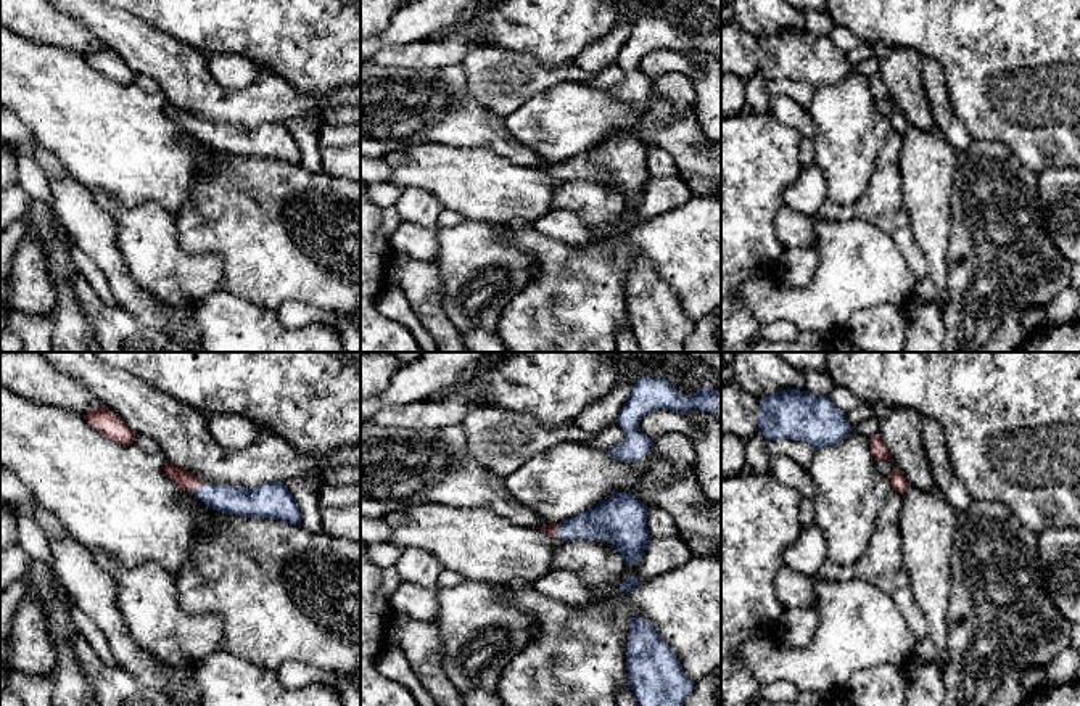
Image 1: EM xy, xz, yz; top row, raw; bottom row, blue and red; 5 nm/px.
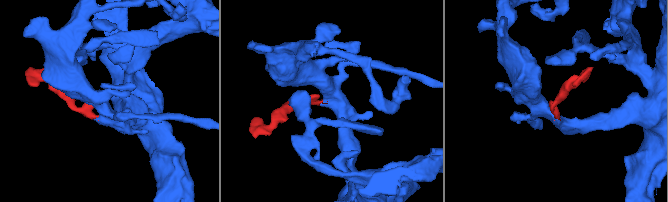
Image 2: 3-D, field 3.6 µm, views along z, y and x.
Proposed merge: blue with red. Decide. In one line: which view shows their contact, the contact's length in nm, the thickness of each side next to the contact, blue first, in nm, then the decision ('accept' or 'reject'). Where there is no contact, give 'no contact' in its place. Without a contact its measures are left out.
xz | 90 nm | 180/60 nm | accept

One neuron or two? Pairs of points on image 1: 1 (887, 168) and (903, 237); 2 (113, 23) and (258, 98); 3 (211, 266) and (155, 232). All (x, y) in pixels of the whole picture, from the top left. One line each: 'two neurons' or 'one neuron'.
1: one neuron
2: one neuron
3: one neuron

